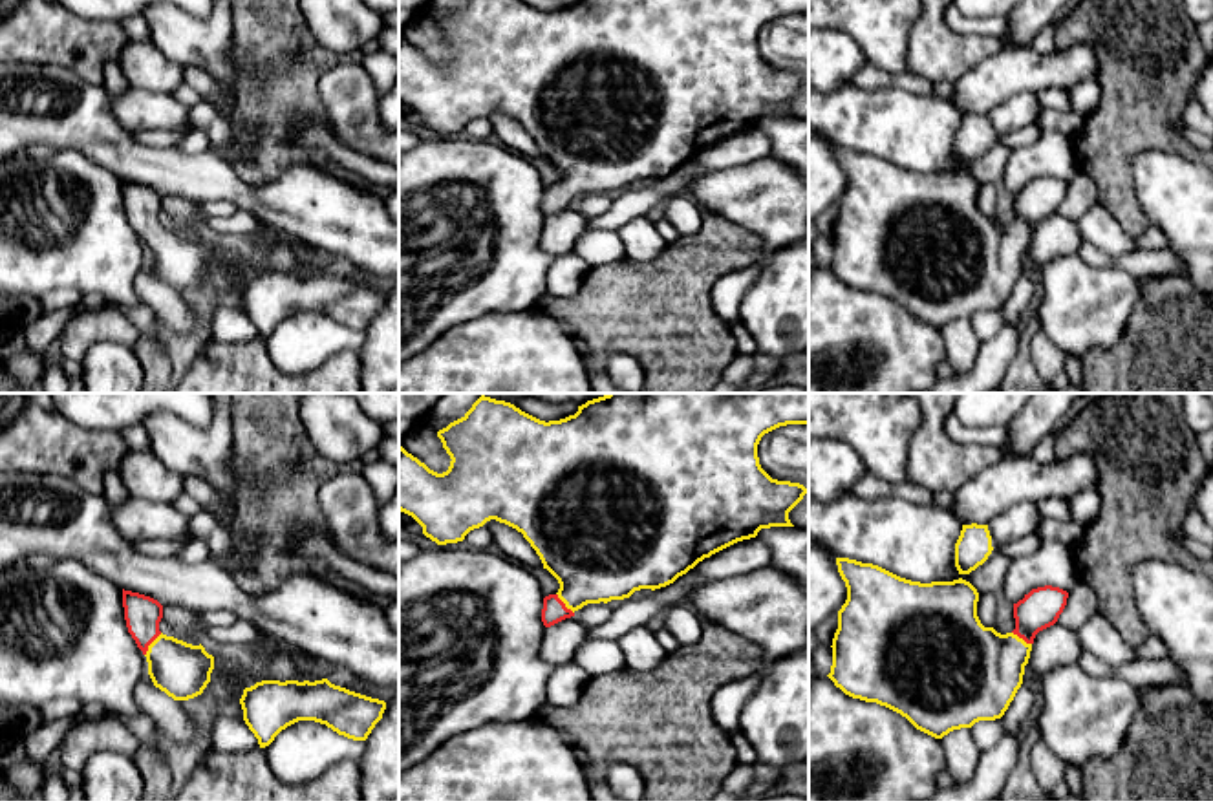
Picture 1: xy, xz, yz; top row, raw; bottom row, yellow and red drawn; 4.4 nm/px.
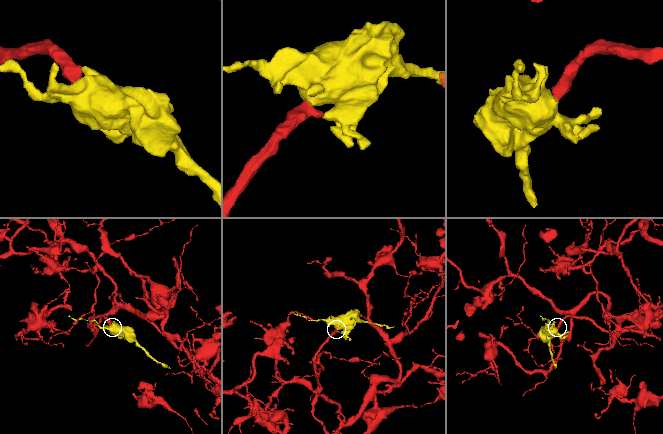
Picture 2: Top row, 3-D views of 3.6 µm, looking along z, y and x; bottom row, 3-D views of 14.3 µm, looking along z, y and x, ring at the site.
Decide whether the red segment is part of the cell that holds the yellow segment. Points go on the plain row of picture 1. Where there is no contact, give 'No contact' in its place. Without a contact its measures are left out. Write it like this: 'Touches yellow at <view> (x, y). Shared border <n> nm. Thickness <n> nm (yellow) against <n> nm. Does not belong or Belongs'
Touches yellow at xy (150, 234). Shared border 130 nm. Thickness 240 nm (yellow) against 160 nm. Belongs

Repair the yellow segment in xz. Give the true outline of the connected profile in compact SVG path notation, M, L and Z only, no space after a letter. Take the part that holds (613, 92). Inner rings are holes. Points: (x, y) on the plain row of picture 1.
M468 0L461 9L437 22L443 38L452 49L446 62L430 60L399 35L399 101L412 106L423 117L423 124L437 135L463 132L470 121L483 117L490 110L521 123L540 146L543 159L560 174L556 185L543 188L542 212L551 218L574 207L587 194L607 194L629 188L640 179L666 177L704 148L737 132L756 128L761 119L794 117L789 102L803 90L807 79L800 73L772 69L761 59L757 48L761 27L787 15L809 15L809 0L578 0L574 5L549 13L521 0Z

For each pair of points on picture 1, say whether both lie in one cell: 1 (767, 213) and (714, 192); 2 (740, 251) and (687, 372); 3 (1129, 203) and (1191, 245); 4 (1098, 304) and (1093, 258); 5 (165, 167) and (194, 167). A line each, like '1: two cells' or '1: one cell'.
1: one cell
2: one cell
3: two cells
4: two cells
5: one cell

